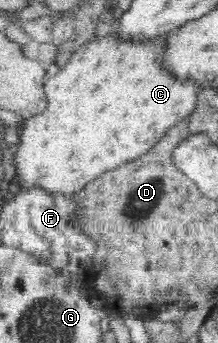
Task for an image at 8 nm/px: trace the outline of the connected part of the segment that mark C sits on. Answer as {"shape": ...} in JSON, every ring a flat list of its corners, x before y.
{"shape":[[106,35,82,45,58,73,44,83,48,107,44,113,25,119,20,129,16,152,17,188,42,187,51,193,80,191,86,183,98,177,102,171,110,171,138,155,145,155,154,144,166,135,166,131,187,120,198,101,202,87,192,78,178,78,166,67,168,37,122,38]]}

